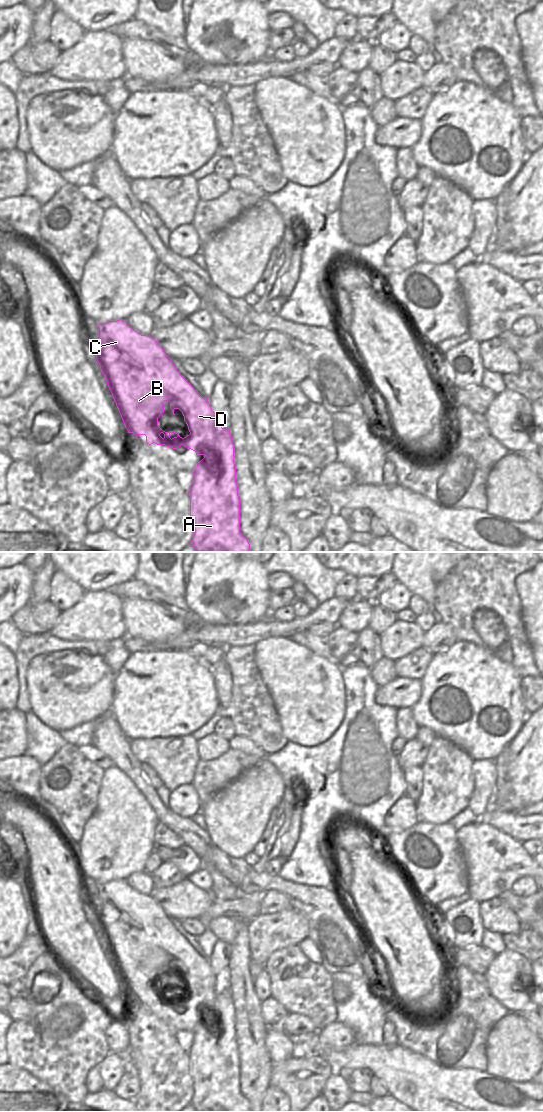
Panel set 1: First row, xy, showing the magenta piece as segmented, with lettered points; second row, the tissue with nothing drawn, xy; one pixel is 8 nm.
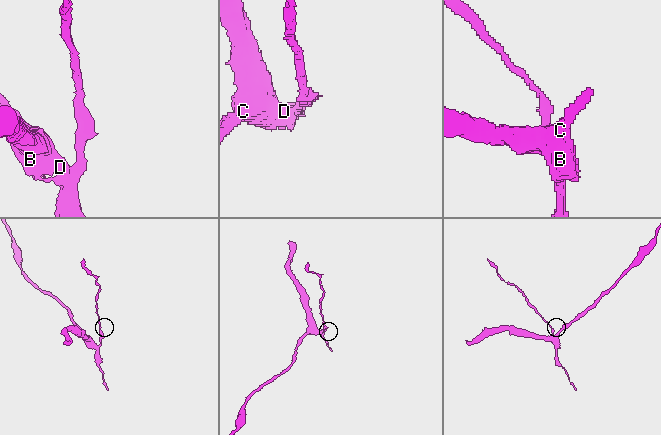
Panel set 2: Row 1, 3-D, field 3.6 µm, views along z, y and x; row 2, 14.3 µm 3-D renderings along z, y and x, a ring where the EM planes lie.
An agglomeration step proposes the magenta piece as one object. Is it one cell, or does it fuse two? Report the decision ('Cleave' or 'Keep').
Cleave

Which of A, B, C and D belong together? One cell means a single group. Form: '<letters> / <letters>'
A / B C D

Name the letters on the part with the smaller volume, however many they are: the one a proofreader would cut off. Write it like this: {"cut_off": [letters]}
{"cut_off": ["A"]}

